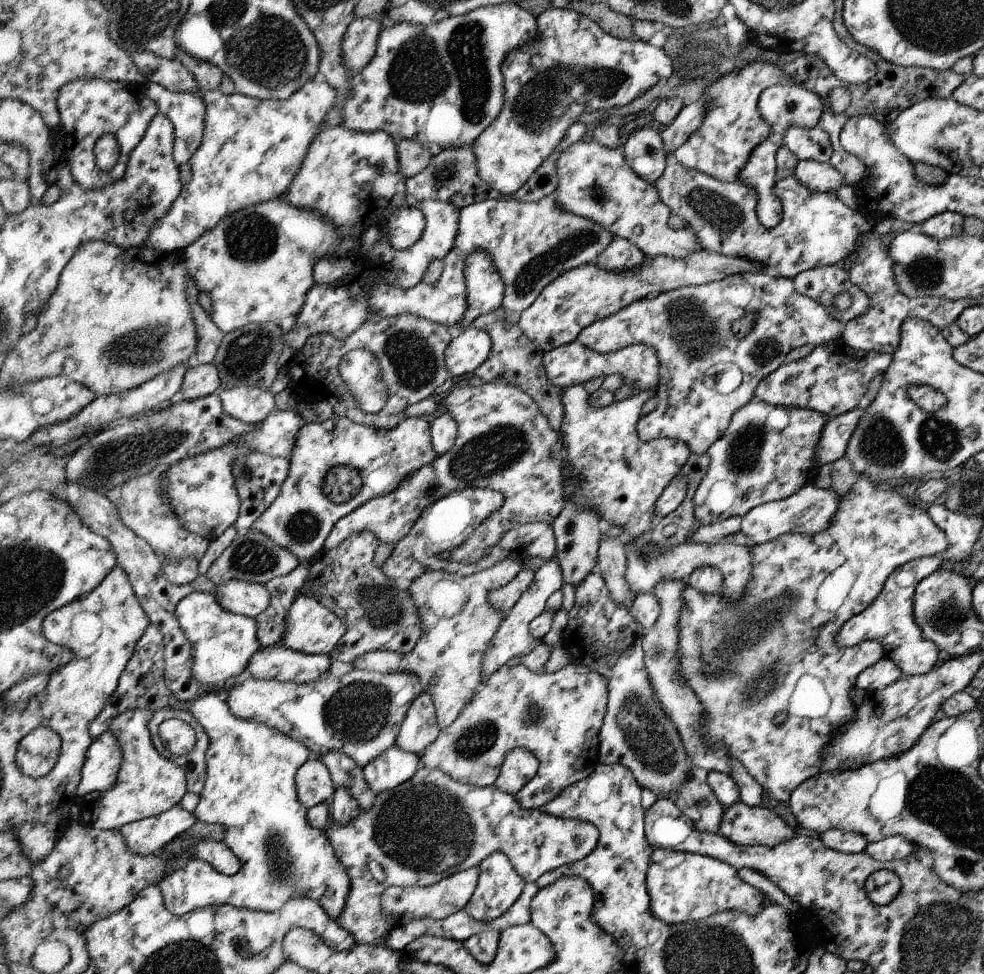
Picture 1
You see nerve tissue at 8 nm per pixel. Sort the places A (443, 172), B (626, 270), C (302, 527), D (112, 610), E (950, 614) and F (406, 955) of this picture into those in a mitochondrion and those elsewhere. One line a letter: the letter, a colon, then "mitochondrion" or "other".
A: mitochondrion
B: other
C: mitochondrion
D: other
E: mitochondrion
F: other

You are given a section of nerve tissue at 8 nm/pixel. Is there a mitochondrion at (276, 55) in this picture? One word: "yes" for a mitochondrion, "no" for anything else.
yes

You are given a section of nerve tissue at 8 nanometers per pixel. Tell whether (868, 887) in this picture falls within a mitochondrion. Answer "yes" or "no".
no

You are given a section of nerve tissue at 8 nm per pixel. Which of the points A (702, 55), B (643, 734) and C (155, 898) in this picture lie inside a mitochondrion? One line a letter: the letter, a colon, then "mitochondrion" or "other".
A: mitochondrion
B: mitochondrion
C: other

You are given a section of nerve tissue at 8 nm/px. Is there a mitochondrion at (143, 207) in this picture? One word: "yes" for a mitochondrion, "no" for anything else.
no

